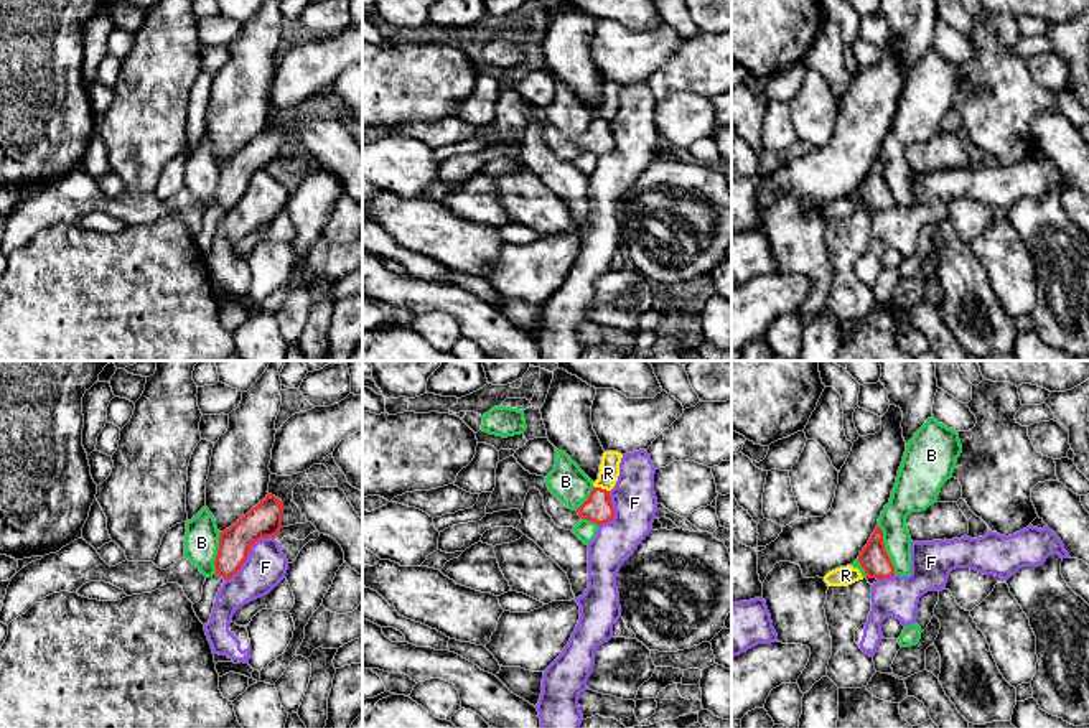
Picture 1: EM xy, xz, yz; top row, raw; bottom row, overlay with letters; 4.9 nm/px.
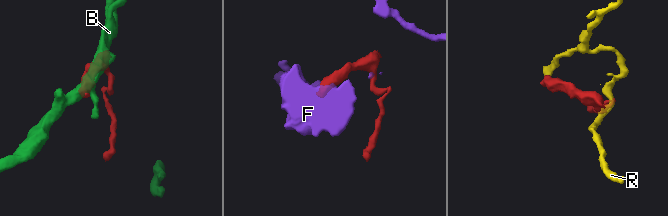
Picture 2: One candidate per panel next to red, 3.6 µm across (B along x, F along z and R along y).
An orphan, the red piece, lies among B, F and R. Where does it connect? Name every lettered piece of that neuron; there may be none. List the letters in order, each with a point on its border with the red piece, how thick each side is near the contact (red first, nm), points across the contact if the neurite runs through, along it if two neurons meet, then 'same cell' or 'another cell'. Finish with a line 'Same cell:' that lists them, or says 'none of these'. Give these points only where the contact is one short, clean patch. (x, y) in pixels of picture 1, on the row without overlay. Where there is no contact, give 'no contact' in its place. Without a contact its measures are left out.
B: meets red in yz at (885, 182); 140 nm thick on the red side, 140 nm on the other; border along yz (877, 157), (882, 162), (883, 180), (895, 205); another cell
F: meets red in xy at (247, 185); 170 nm thick on the red side, 200 nm on the other; border along xy (274, 167), (259, 170), (251, 178), (244, 195), (224, 211); another cell
R: meets red in xz at (600, 119); 140 nm thick on the red side, 100 nm on the other; another cell
Same cell: none of these

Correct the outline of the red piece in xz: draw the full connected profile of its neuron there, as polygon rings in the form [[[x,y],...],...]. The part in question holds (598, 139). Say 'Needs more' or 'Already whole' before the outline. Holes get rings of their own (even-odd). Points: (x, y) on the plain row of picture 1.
Needs more. [[[514,87],[498,94],[496,119],[486,137],[486,145],[509,140],[521,142],[530,119],[540,122],[547,145],[555,156],[565,161],[573,161],[582,150],[601,156],[615,148],[610,122],[593,119],[588,130],[577,142],[572,142],[549,122],[544,107],[530,105]]]

